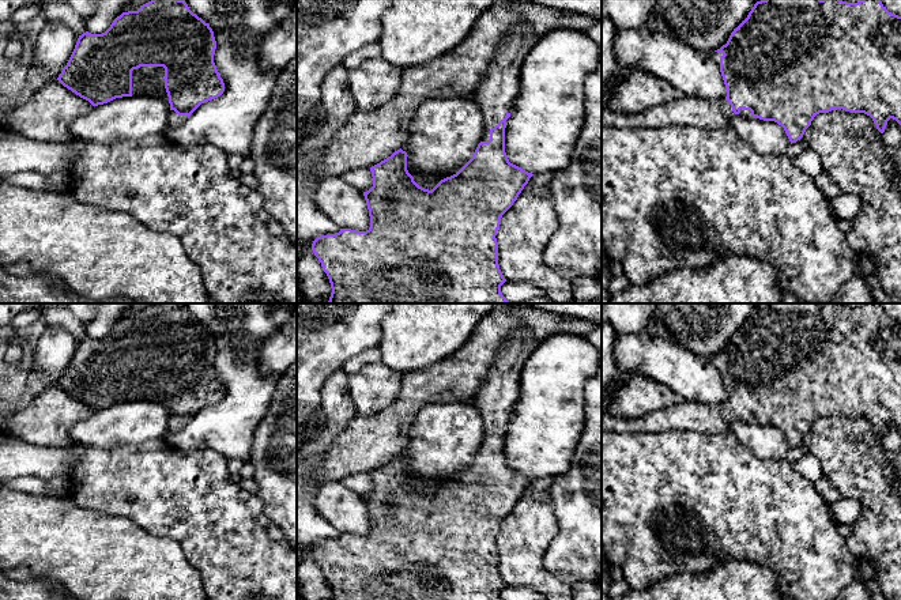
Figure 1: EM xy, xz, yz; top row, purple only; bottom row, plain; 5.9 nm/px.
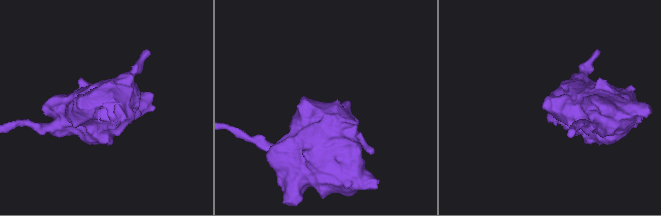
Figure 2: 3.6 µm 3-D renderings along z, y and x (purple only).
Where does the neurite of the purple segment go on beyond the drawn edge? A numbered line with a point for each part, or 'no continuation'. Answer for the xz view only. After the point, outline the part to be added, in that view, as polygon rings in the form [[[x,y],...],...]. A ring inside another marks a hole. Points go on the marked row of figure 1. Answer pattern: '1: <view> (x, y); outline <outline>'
1: xz (497, 93); outline [[[520,22],[501,42],[483,82],[474,94],[485,113],[482,141],[489,141],[490,129],[513,112],[520,91],[520,67],[538,38],[524,22]]]

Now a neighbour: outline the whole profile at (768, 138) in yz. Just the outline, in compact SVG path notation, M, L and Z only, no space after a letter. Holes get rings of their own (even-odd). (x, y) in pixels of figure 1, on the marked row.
M736 114L728 127L732 127L762 155L785 155L791 146L784 128L774 121Z

